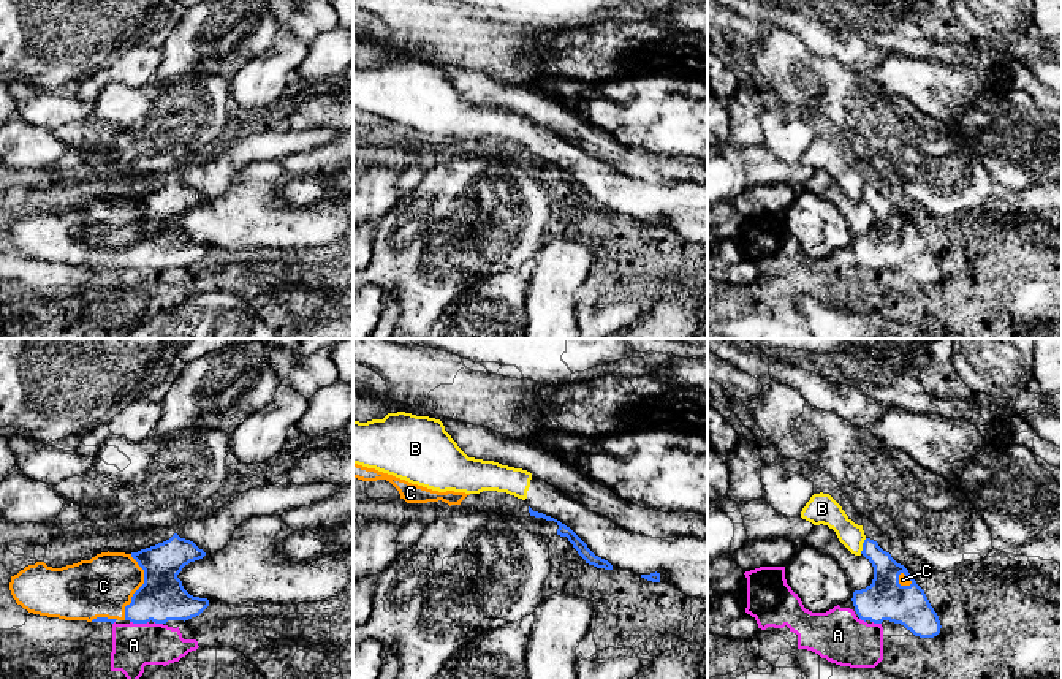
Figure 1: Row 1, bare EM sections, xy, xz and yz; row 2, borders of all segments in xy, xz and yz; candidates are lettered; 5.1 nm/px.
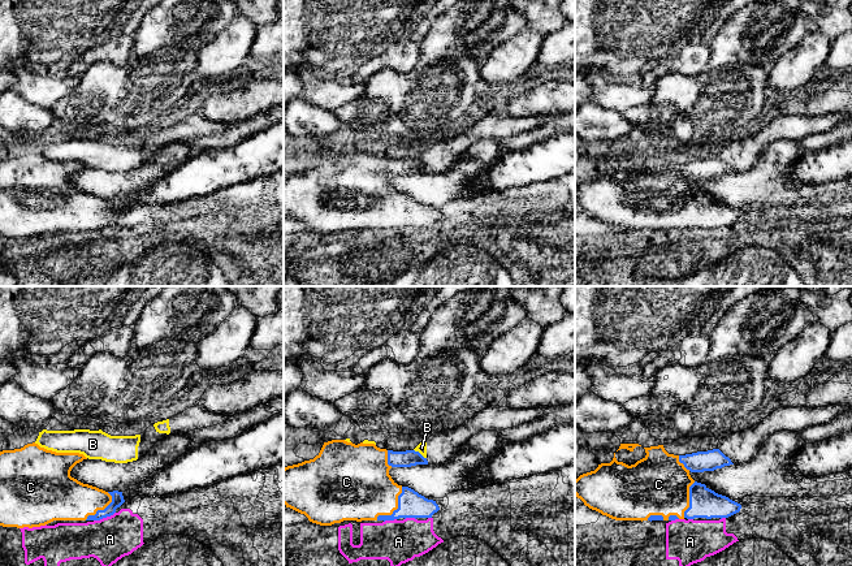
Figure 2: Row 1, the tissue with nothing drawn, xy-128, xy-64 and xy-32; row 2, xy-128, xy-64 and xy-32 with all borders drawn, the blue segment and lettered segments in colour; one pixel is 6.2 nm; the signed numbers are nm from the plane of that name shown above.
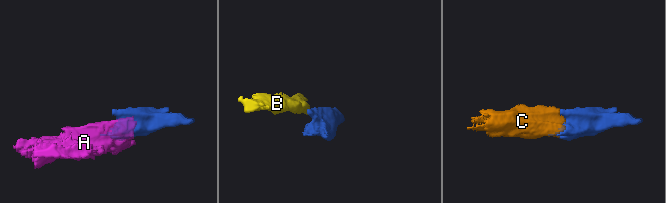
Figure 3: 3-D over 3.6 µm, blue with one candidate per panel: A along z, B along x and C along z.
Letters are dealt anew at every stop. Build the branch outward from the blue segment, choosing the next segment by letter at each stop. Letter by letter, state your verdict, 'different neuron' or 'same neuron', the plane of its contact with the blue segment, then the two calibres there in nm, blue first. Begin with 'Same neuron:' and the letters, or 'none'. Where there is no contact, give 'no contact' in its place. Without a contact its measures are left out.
Same neuron: C
A: different neuron; meets blue in xy; 240 nm thick on the blue side, 220 nm on the other
B: different neuron; meets blue in yz; 160 nm thick on the blue side, 140 nm on the other
C: same neuron; meets blue in xy; 240 nm thick on the blue side, 300 nm on the other

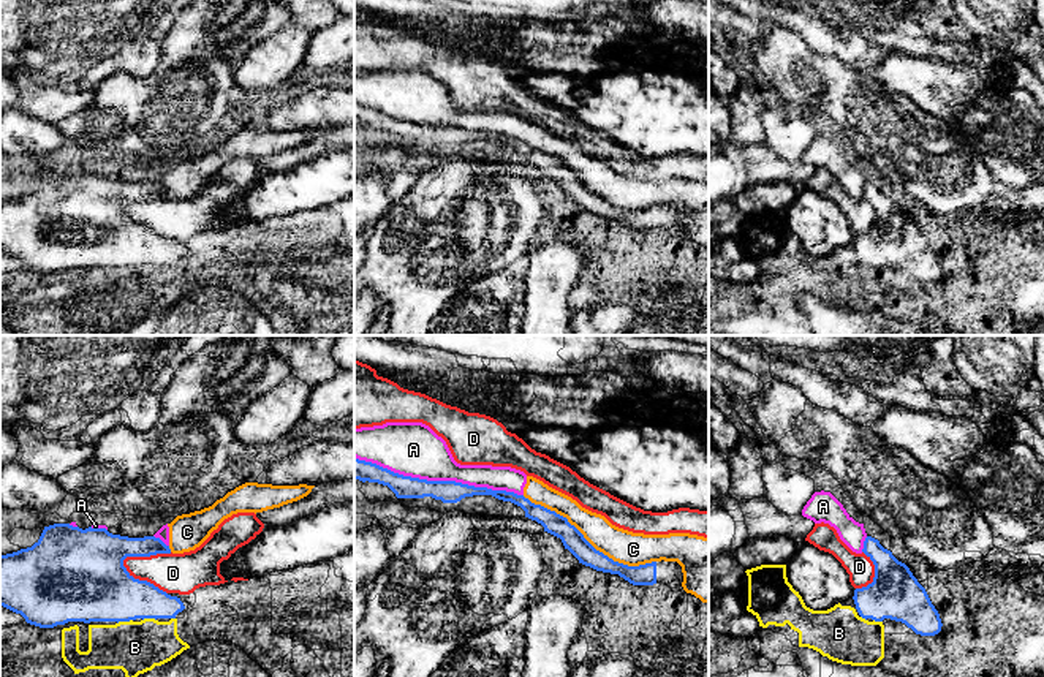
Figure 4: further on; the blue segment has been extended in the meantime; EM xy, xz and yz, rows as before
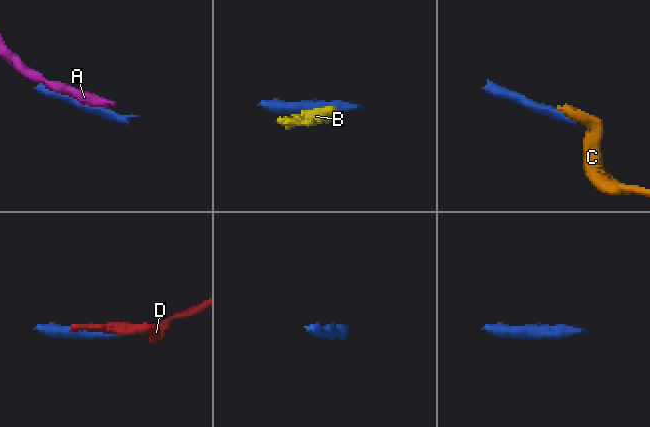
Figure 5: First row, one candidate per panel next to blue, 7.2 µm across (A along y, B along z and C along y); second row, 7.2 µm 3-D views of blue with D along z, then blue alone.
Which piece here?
Same neuron: none
A: different neuron; meets blue in xz; 110 nm thick on the blue side, 280 nm on the other
B: different neuron; meets blue in xy; 380 nm thick on the blue side, 260 nm on the other
C: different neuron; meets blue in xz; 110 nm thick on the blue side, 170 nm on the other
D: different neuron; meets blue in xy; 360 nm thick on the blue side, 200 nm on the other

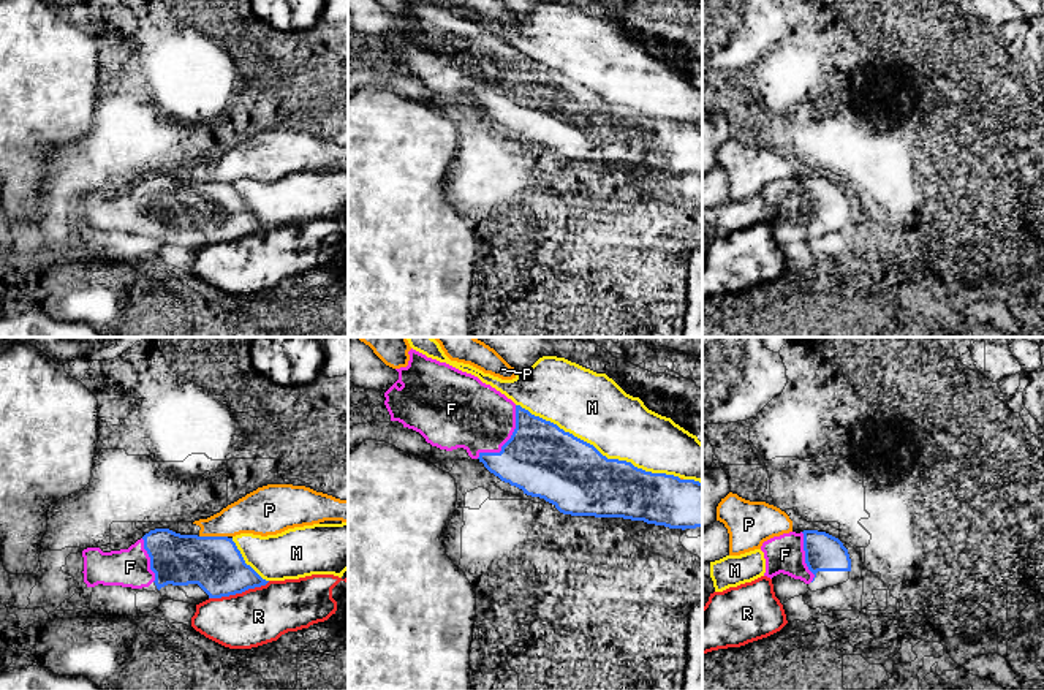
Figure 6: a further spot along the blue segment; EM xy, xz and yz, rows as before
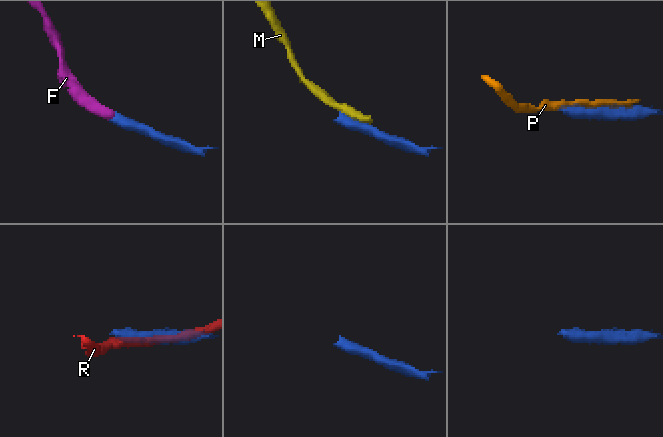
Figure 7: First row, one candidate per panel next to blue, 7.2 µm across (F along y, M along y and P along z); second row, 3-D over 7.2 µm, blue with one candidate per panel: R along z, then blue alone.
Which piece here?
Same neuron: F
F: same neuron; meets blue in xz; 360 nm thick on the blue side, 360 nm on the other
M: different neuron; meets blue in xz; 360 nm thick on the blue side, 340 nm on the other
P: different neuron; meets blue in xy; 280 nm thick on the blue side, 220 nm on the other
R: different neuron; meets blue in xy; 280 nm thick on the blue side, 280 nm on the other

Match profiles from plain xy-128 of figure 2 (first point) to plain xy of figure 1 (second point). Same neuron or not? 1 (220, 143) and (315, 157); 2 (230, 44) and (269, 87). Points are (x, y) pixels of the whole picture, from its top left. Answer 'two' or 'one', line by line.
1: one
2: one

